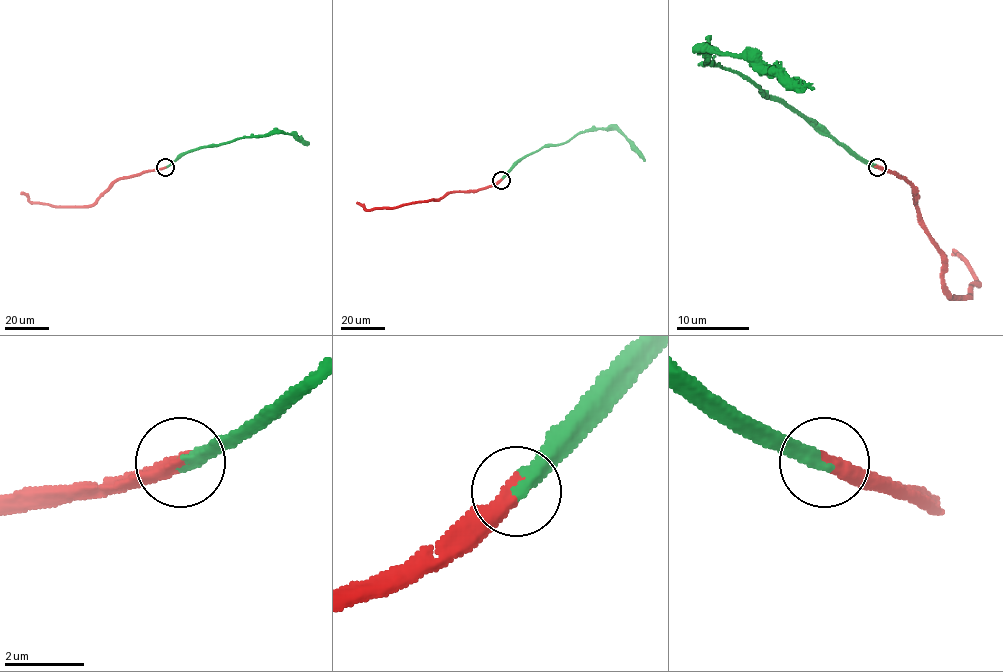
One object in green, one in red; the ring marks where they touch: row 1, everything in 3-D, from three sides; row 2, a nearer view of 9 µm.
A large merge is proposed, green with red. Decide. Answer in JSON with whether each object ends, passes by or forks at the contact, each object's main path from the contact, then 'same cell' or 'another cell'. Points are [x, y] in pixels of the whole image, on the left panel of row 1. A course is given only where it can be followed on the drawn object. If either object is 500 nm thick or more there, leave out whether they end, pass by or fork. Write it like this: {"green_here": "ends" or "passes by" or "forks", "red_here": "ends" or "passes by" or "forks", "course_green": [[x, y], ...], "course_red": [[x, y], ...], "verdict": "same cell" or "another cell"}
{"green_here": "ends", "red_here": "ends", "course_green": [[165, 167], [181, 154], [244, 137], [269, 135], [274, 131], [293, 134], [309, 144]], "course_red": [[165, 167], [120, 177], [88, 206], [33, 203], [20, 194]], "verdict": "same cell"}

